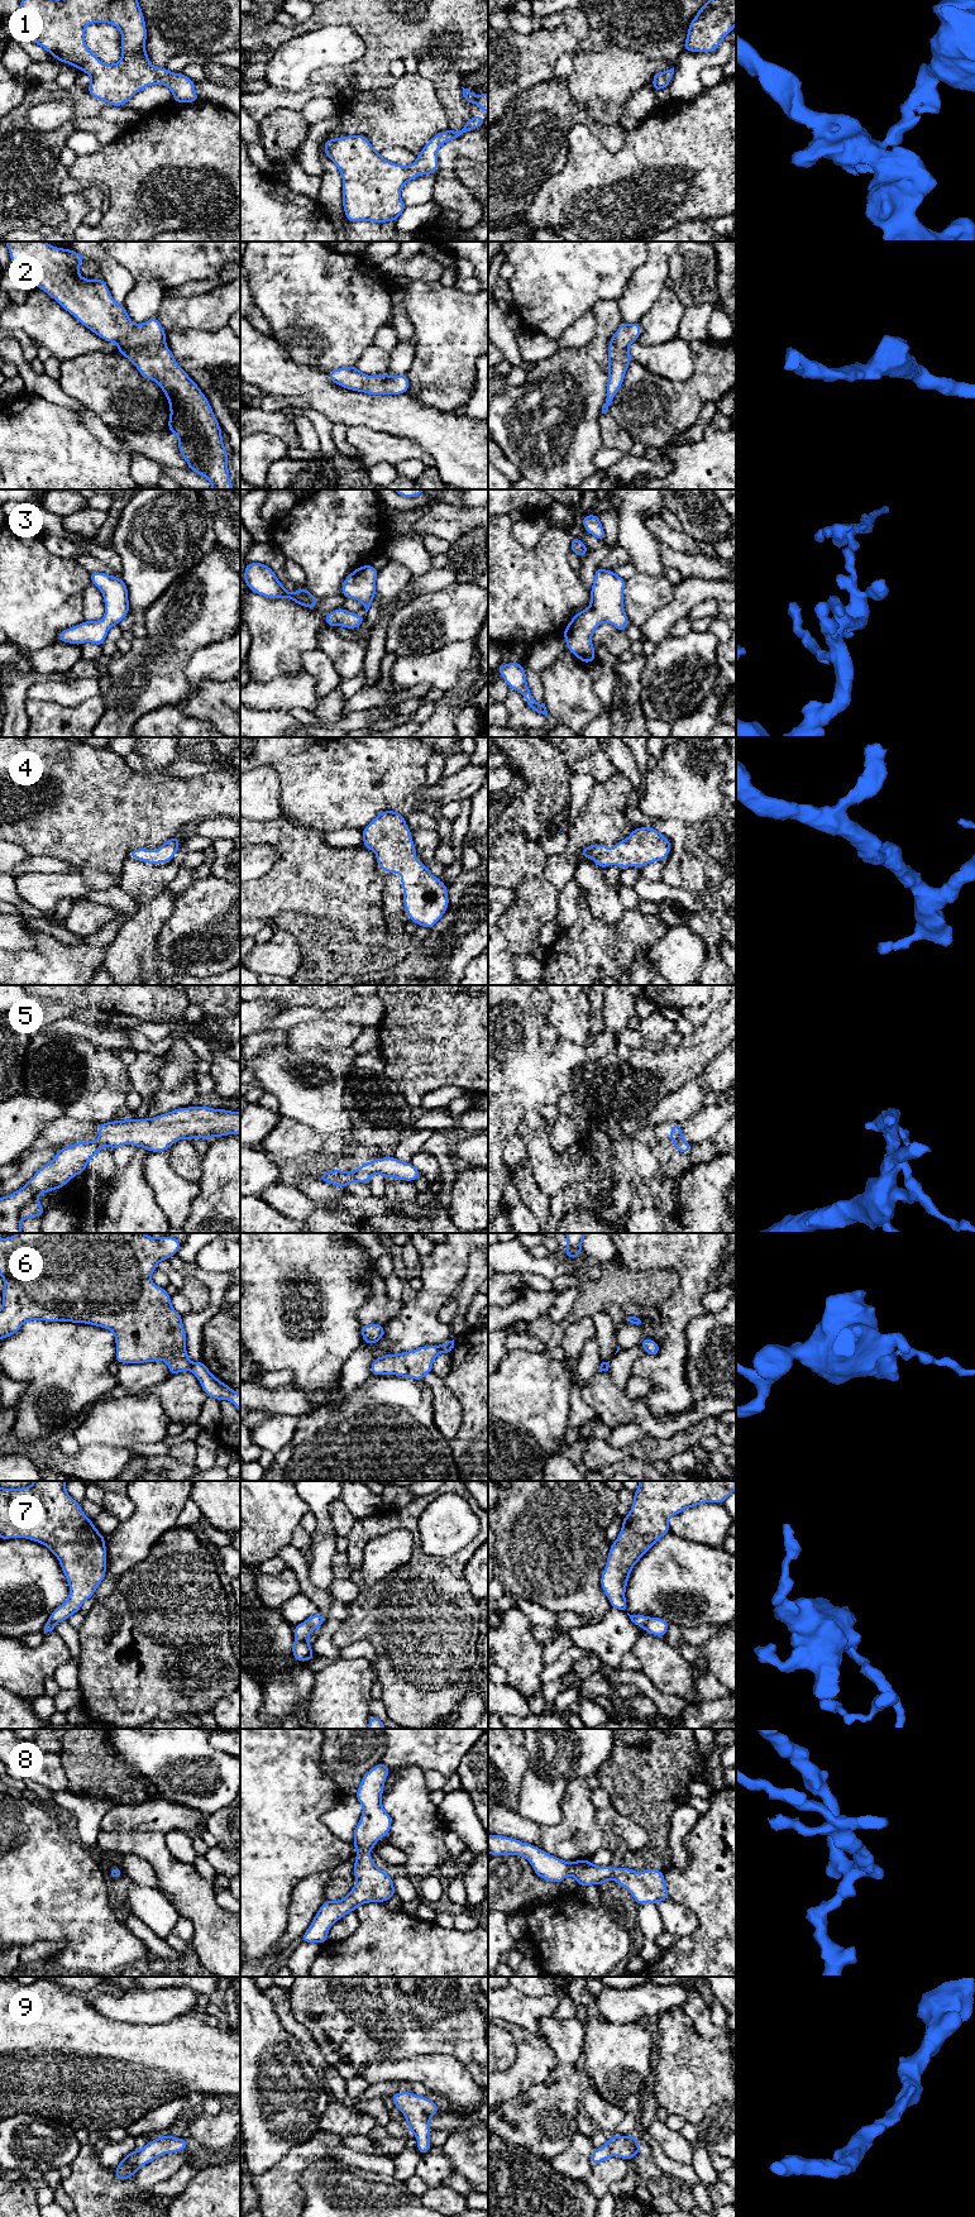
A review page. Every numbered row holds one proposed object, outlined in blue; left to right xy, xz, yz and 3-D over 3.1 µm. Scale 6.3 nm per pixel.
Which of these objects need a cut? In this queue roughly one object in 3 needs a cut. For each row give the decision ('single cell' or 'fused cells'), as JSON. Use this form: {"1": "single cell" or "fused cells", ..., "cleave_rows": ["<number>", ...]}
{"1": "single cell", "2": "single cell", "3": "single cell", "4": "single cell", "5": "fused cells", "6": "fused cells", "7": "fused cells", "8": "single cell", "9": "single cell", "cleave_rows": ["5", "6", "7"]}

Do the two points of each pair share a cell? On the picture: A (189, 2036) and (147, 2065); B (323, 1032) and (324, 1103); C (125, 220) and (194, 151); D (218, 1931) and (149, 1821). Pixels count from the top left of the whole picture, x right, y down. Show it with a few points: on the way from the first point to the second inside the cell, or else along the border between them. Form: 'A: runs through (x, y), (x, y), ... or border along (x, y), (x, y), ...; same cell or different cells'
A: runs through (178, 2046), (163, 2062), (157, 2063); same cell
B: border along (294, 1047), (328, 1052), (350, 1051); different cells
C: runs through (133, 196), (144, 173), (170, 163); same cell
D: border along (125, 1831), (161, 1831), (163, 1834); different cells

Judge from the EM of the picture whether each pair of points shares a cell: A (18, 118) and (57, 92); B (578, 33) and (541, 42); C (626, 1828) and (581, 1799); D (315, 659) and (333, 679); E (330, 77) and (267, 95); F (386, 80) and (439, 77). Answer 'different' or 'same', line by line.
A: same
B: different
C: different
D: same
E: different
F: different

